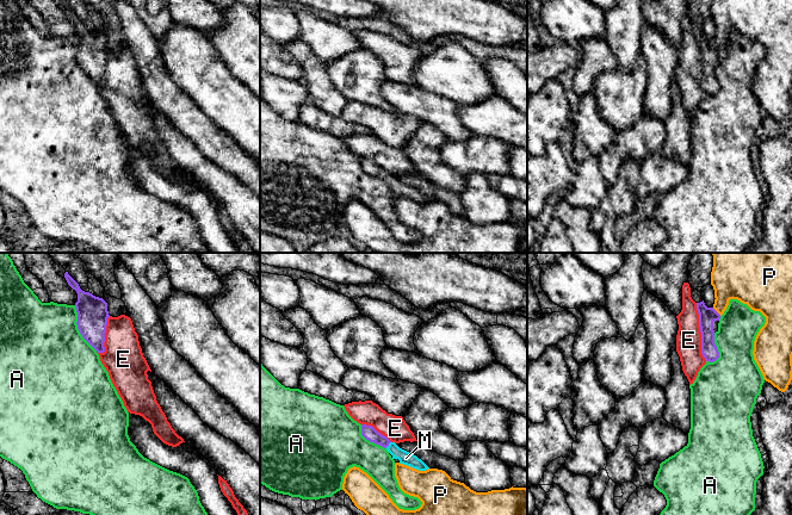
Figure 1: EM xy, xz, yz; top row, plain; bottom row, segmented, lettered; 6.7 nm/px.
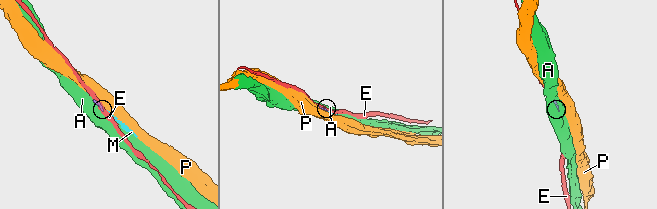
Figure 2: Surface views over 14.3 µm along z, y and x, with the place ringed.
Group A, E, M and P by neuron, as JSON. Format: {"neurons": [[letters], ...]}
{"neurons": [["A"], ["E"], ["M"], ["P"]]}

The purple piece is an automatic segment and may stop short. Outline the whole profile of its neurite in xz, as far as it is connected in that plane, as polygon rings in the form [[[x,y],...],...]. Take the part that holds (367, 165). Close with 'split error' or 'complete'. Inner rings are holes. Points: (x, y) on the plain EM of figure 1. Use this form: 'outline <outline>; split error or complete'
outline [[[361,157],[361,168],[370,175],[384,180],[392,188],[392,192],[400,193],[400,197],[419,204],[426,204],[429,201],[421,192],[400,181],[395,175],[391,175],[386,169],[378,166],[372,159]]]; split error

